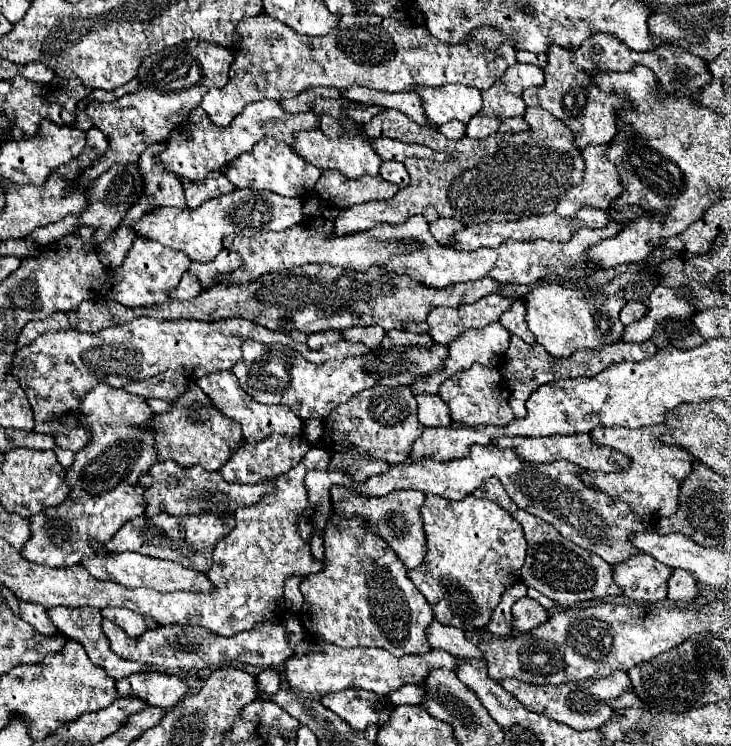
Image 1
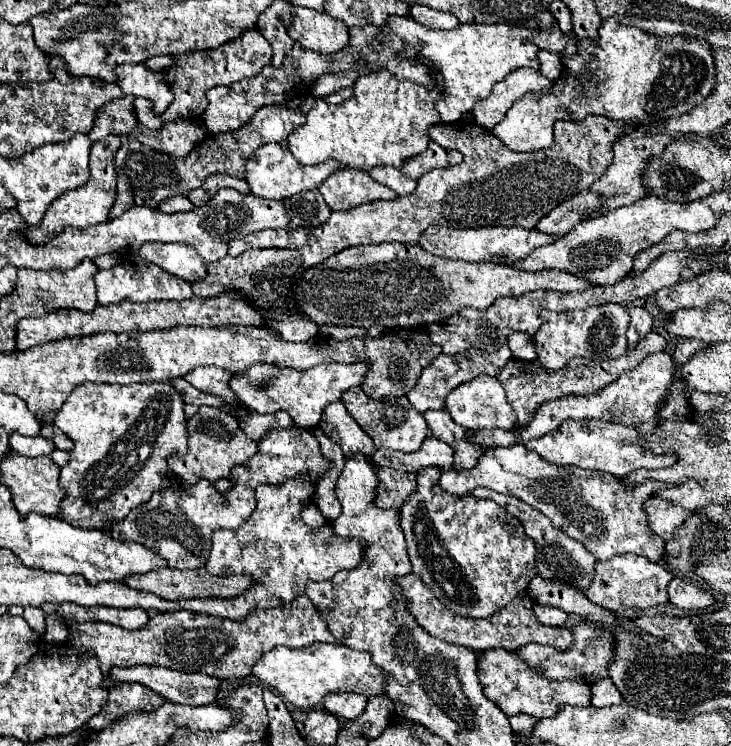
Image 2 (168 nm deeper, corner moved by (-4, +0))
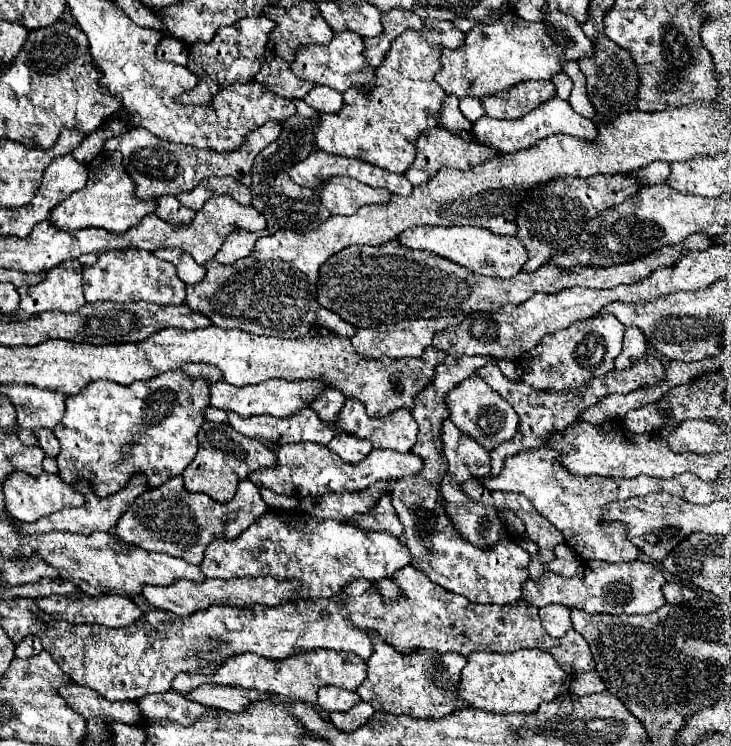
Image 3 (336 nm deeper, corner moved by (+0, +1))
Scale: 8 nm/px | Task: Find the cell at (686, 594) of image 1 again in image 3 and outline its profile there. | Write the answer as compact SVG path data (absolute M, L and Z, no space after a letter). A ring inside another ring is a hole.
M666 583L662 587L662 593L664 593L668 603L684 603L684 601L690 601L690 599L696 597L696 593L692 589L680 587L678 583Z

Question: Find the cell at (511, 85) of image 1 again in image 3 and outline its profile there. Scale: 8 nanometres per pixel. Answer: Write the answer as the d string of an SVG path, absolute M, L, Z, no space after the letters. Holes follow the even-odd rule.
M524 81L508 91L498 91L496 95L486 95L480 99L488 117L494 119L518 119L528 111L536 109L546 99L552 99L556 89L552 81Z

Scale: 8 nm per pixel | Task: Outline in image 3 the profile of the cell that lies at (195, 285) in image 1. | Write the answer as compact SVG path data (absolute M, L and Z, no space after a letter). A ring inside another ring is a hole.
M144 249L108 251L100 255L96 265L84 267L84 297L88 303L94 301L146 301L156 305L182 305L186 295L186 283L176 275L176 269L156 259Z

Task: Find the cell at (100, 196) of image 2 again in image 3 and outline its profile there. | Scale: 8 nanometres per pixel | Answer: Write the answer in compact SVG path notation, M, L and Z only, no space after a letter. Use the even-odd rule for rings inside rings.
M104 149L100 155L96 155L88 163L86 187L76 191L74 195L70 195L60 205L56 205L50 211L48 221L58 231L78 231L84 227L102 227L102 229L108 229L114 233L124 233L126 229L134 227L140 221L140 217L154 213L154 207L156 207L156 199L136 201L132 197L132 191L134 191L134 183L122 167L120 151Z

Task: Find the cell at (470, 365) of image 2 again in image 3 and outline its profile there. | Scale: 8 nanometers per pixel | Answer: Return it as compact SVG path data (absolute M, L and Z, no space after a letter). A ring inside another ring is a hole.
M462 355L462 357L446 357L444 363L436 365L434 379L416 395L412 415L416 423L420 425L418 443L414 445L414 453L424 459L424 467L420 473L398 479L392 489L392 505L396 509L396 515L400 523L404 525L404 543L412 555L412 567L426 573L432 583L464 595L472 603L496 603L496 605L508 605L522 599L522 587L528 579L528 565L530 565L530 553L520 547L520 539L510 535L510 531L504 529L500 533L500 539L492 547L476 547L468 539L464 539L458 529L454 527L452 519L446 513L444 499L440 495L440 481L444 479L448 465L444 457L444 443L440 439L440 423L448 417L448 407L444 403L446 393L456 387L462 379L474 375L478 369L482 369L488 363L498 363L490 355Z

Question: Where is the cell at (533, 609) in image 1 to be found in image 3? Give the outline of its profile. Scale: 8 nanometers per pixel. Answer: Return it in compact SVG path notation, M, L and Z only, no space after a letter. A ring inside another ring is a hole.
M546 605L546 607L540 607L538 615L540 615L540 621L542 621L544 629L552 637L562 637L568 629L572 629L570 609L564 607L564 605Z

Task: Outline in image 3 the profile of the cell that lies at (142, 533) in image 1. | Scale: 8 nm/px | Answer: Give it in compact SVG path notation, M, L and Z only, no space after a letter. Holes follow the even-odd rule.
M178 475L156 489L144 491L144 495L140 495L120 517L114 533L118 539L144 547L146 551L166 553L180 557L192 565L200 565L204 551L214 537L238 537L266 509L268 507L262 501L260 489L252 481L240 481L234 499L228 503L218 503L206 493L186 491L182 477Z

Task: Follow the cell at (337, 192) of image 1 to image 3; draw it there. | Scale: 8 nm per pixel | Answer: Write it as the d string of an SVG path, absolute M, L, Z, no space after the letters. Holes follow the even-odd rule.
M330 177L328 183L320 191L322 205L332 215L352 215L356 209L368 203L386 203L390 199L390 191L372 189L350 177Z

